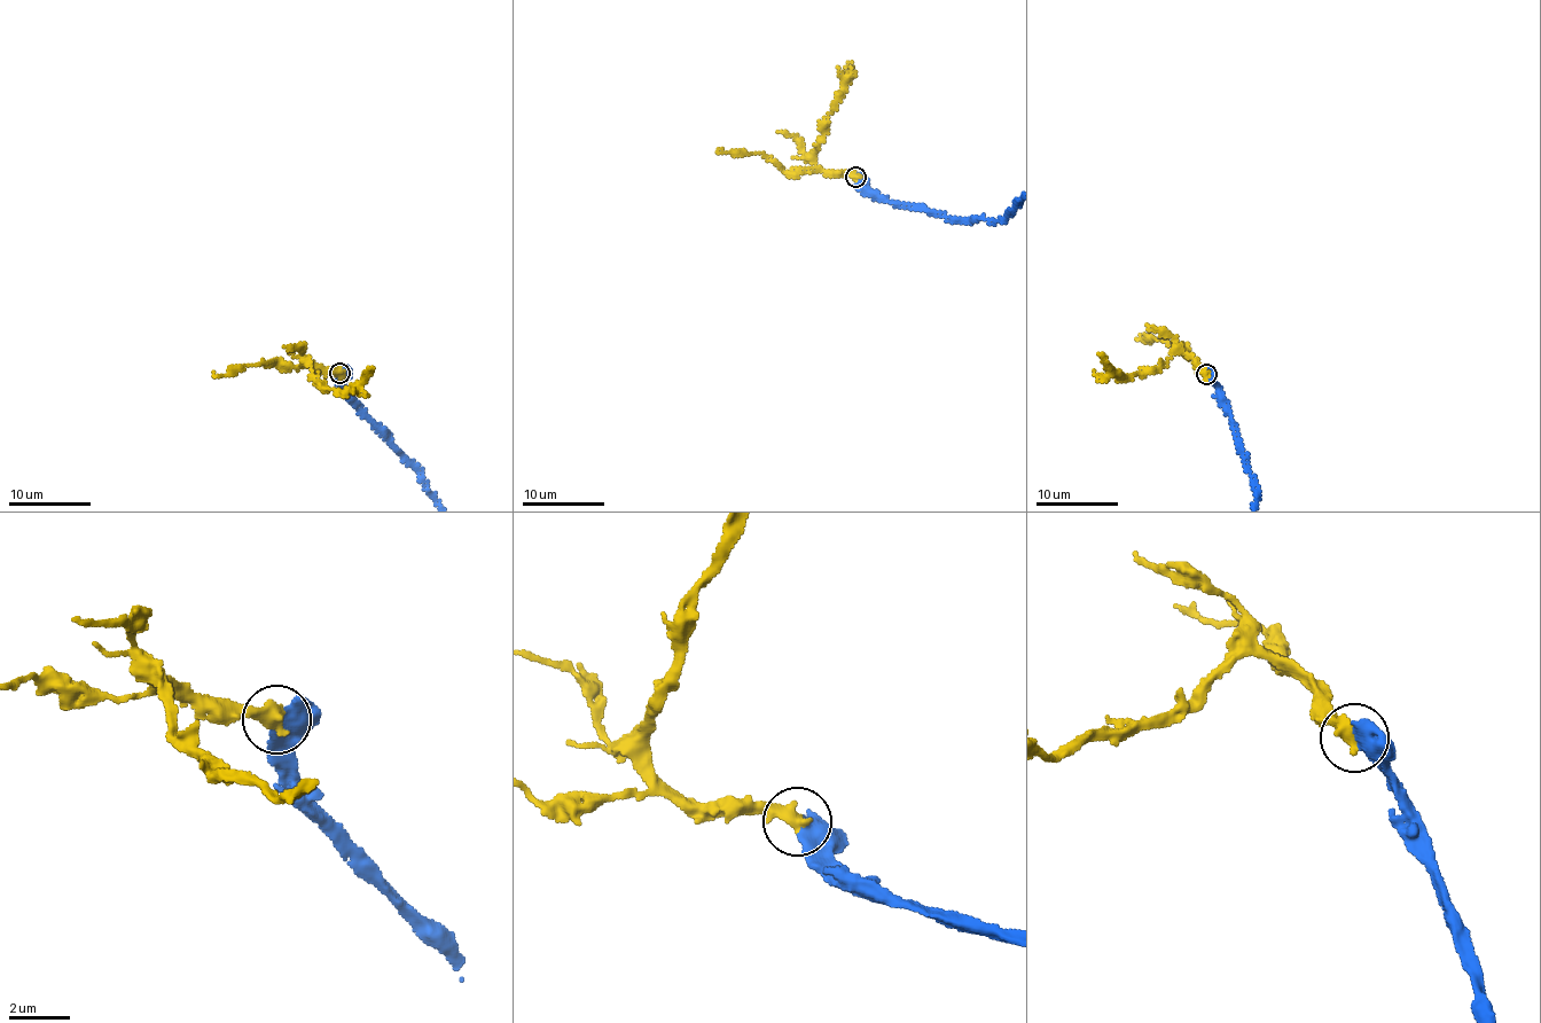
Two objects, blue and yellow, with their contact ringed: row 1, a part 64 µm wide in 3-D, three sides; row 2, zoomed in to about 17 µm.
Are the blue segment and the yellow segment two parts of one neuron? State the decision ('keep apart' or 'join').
join

